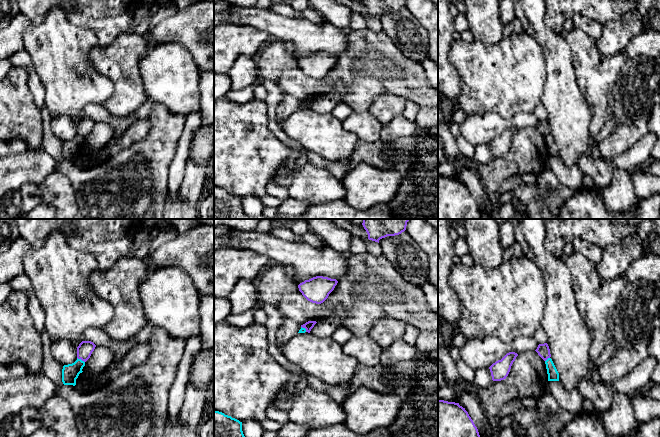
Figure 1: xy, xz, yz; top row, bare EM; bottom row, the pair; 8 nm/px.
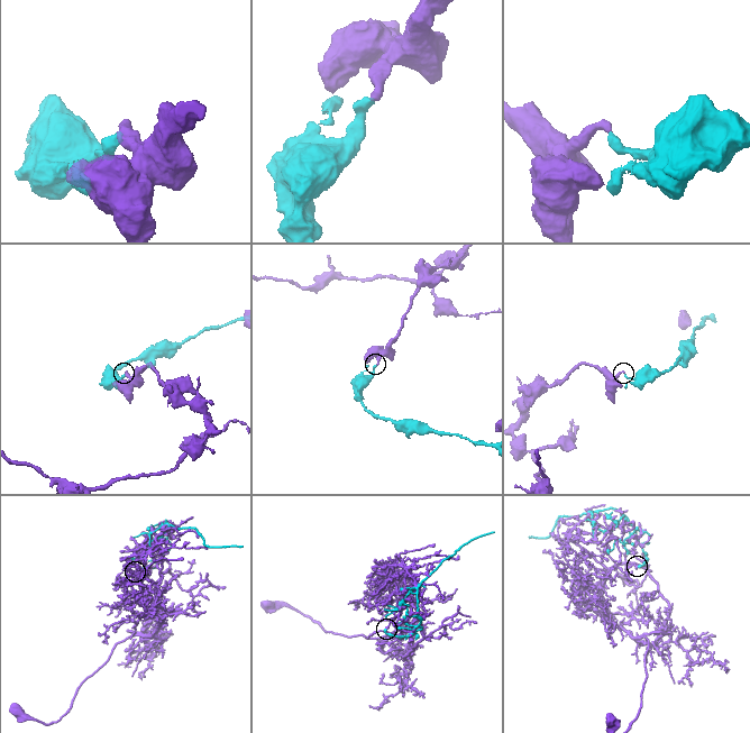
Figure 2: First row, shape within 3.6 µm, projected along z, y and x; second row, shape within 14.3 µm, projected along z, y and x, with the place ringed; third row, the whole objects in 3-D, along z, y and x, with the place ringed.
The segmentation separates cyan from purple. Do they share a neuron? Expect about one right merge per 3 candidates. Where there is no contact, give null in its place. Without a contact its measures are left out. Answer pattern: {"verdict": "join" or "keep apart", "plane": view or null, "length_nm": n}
{"verdict": "keep apart", "plane": "xy", "length_nm": 80}

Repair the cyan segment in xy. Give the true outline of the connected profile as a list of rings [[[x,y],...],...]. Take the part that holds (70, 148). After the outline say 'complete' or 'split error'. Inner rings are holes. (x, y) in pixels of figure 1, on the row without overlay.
[[[78,135],[68,141],[64,141],[62,145],[62,158],[64,161],[76,161],[76,155],[79,150],[82,149],[82,145],[85,142],[85,138],[81,135]]]; complete

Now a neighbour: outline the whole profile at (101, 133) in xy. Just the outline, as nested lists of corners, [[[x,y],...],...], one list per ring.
[[[96,122],[90,134],[85,138],[86,149],[95,151],[112,139],[114,130],[105,122]]]

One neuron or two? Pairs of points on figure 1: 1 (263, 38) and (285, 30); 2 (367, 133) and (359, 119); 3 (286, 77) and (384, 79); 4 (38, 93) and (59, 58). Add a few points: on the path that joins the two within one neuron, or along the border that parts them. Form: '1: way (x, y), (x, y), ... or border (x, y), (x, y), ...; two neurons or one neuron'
1: border (247, 26), (264, 30), (272, 38); two neurons
2: way (367, 130), (361, 122); one neuron
3: way (310, 85), (325, 85), (333, 77), (360, 77); one neuron
4: border (32, 64), (44, 89), (44, 105); two neurons

